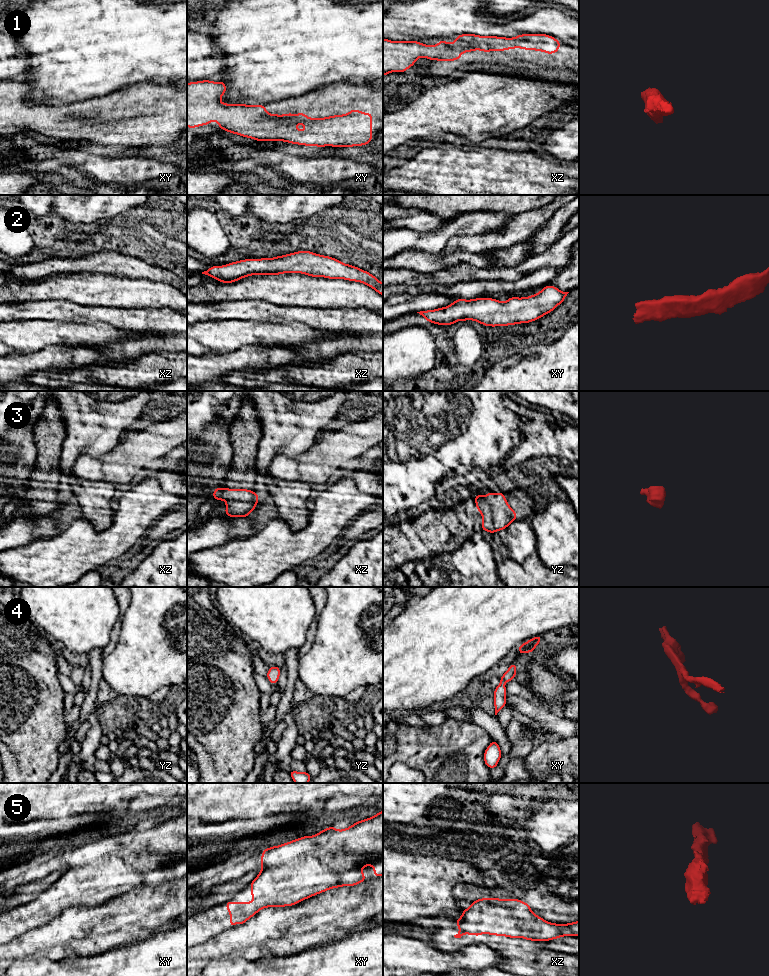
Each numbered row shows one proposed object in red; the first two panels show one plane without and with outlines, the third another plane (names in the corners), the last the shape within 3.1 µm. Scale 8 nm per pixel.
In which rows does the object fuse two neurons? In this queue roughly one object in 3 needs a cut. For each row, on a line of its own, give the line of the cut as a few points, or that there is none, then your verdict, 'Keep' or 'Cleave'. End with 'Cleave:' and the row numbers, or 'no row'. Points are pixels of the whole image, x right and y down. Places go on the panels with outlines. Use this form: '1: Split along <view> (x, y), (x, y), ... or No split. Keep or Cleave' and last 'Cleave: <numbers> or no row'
1: No split. Keep
2: No split. Keep
3: No split. Keep
4: No split. Keep
5: No split. Keep
Cleave: no row

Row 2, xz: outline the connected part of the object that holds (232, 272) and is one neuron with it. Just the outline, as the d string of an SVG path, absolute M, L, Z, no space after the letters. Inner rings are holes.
M298 251L274 258L240 260L223 266L212 266L202 272L222 283L233 283L250 275L283 273L303 273L313 277L361 282L383 296L383 283L369 272L310 251Z

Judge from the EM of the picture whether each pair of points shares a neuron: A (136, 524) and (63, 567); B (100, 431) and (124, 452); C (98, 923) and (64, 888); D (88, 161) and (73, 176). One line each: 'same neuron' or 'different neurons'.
A: same neuron
B: different neurons
C: different neurons
D: different neurons

